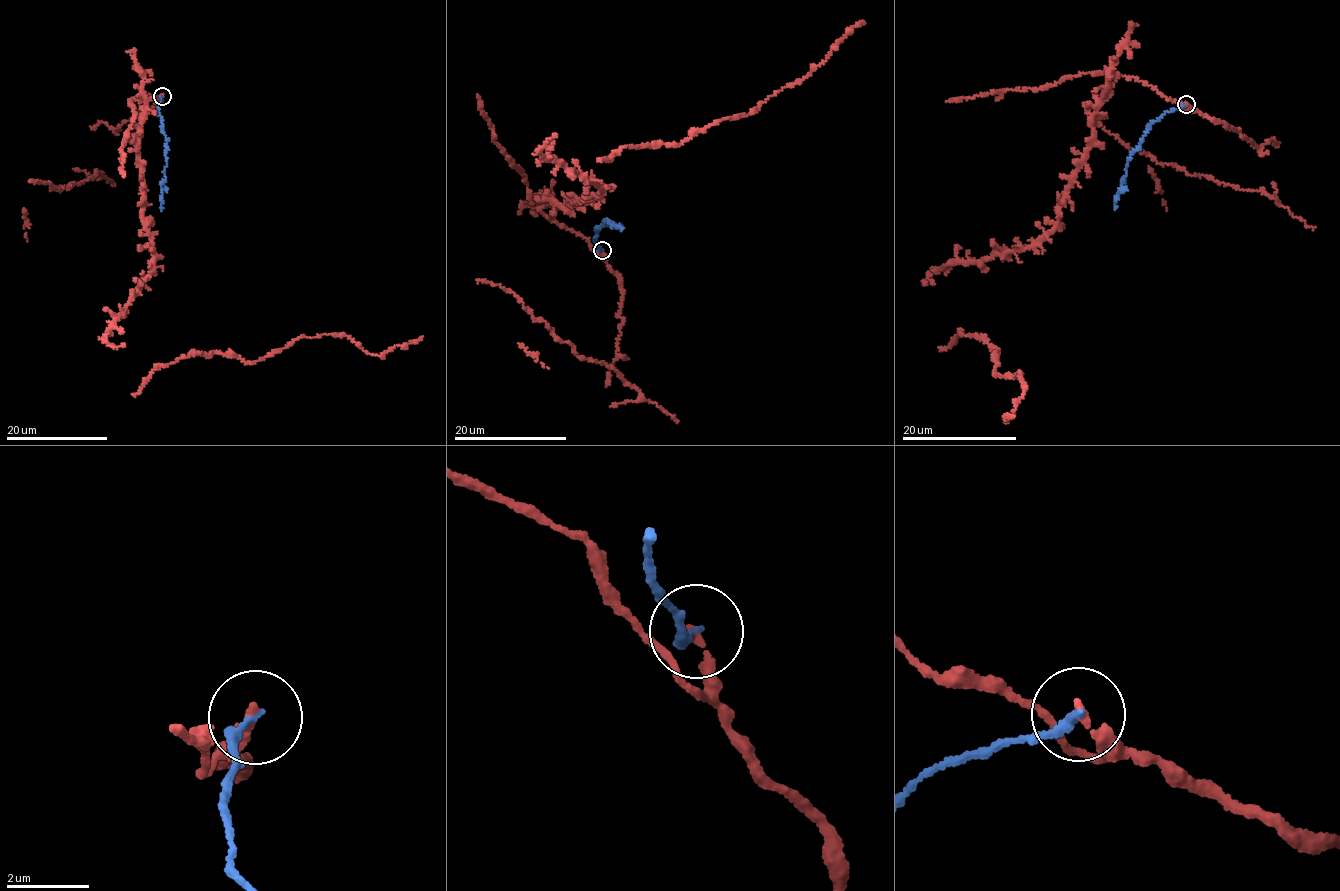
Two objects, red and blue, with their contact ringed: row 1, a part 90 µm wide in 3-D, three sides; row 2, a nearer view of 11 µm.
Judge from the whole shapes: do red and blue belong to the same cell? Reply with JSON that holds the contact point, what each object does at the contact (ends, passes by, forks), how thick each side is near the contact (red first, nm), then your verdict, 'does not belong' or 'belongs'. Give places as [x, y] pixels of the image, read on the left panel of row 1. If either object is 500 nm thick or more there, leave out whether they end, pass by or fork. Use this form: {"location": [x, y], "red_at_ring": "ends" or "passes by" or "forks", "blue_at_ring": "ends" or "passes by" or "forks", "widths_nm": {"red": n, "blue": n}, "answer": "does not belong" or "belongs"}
{"location": [162, 96], "red_at_ring": "ends", "blue_at_ring": "ends", "widths_nm": {"red": 200, "blue": 240}, "answer": "does not belong"}

